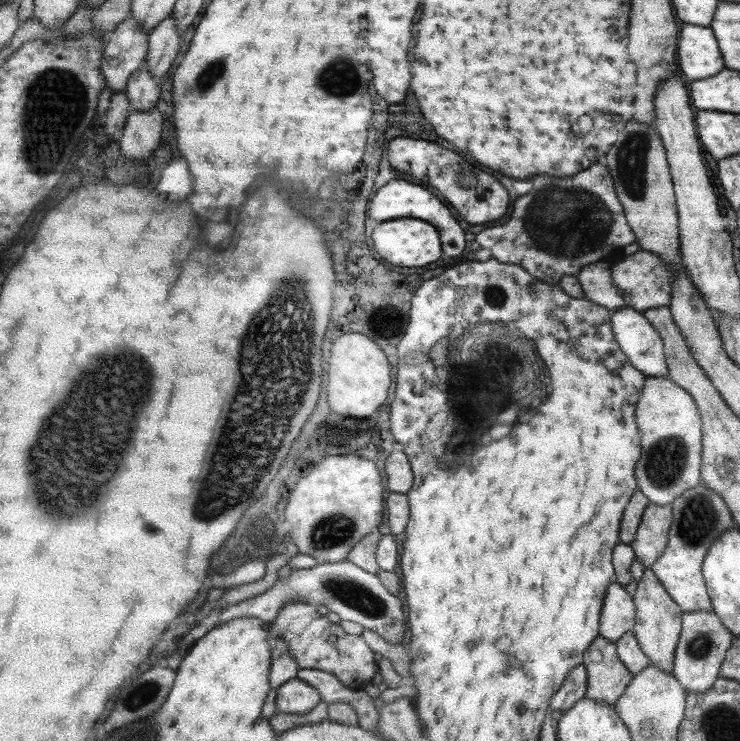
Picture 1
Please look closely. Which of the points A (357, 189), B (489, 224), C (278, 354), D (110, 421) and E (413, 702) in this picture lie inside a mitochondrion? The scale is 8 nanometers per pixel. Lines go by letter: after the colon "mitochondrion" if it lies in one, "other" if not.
A: other
B: other
C: mitochondrion
D: mitochondrion
E: other

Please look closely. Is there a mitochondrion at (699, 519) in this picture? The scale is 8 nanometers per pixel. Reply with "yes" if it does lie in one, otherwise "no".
yes

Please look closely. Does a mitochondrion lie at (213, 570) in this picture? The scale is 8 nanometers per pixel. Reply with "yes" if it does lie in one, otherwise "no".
no

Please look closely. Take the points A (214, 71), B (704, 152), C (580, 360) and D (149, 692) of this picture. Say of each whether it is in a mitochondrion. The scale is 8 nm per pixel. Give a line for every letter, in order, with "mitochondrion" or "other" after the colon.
A: mitochondrion
B: other
C: other
D: mitochondrion

